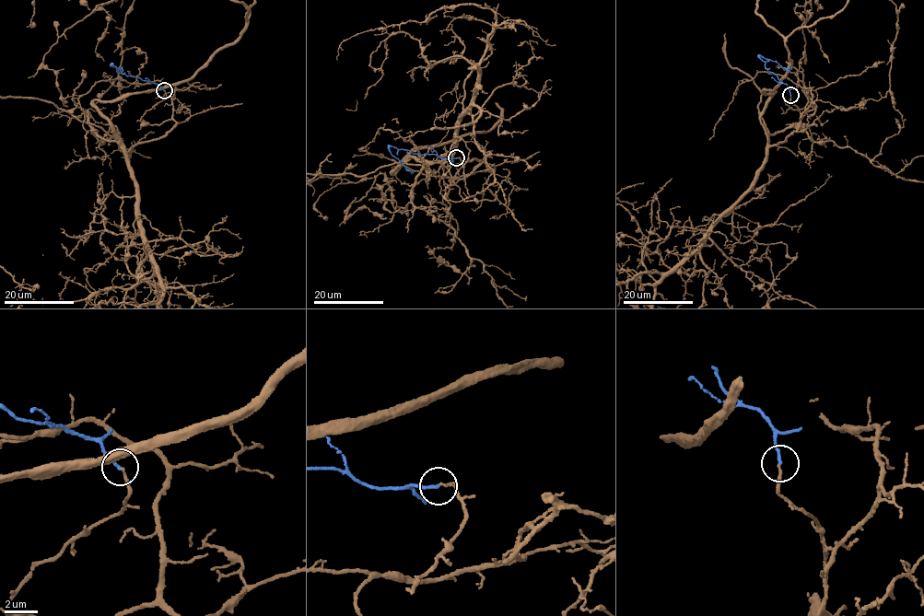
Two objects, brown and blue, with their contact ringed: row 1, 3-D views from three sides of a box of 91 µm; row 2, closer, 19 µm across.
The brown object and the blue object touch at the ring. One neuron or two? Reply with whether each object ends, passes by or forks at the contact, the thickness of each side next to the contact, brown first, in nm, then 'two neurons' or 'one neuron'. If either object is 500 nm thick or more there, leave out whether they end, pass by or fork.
brown ends | blue ends | 150/190 nm | one neuron

